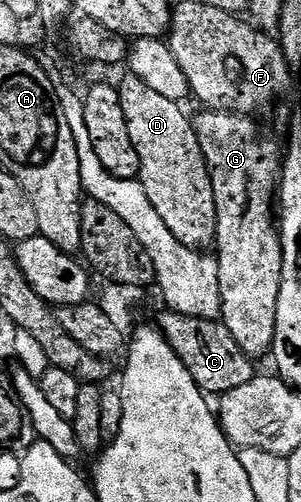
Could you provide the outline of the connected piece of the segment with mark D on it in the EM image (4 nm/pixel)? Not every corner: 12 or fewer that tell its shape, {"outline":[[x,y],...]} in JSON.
{"outline":[[119,83],[139,182],[163,225],[217,242],[209,166],[185,107]]}

